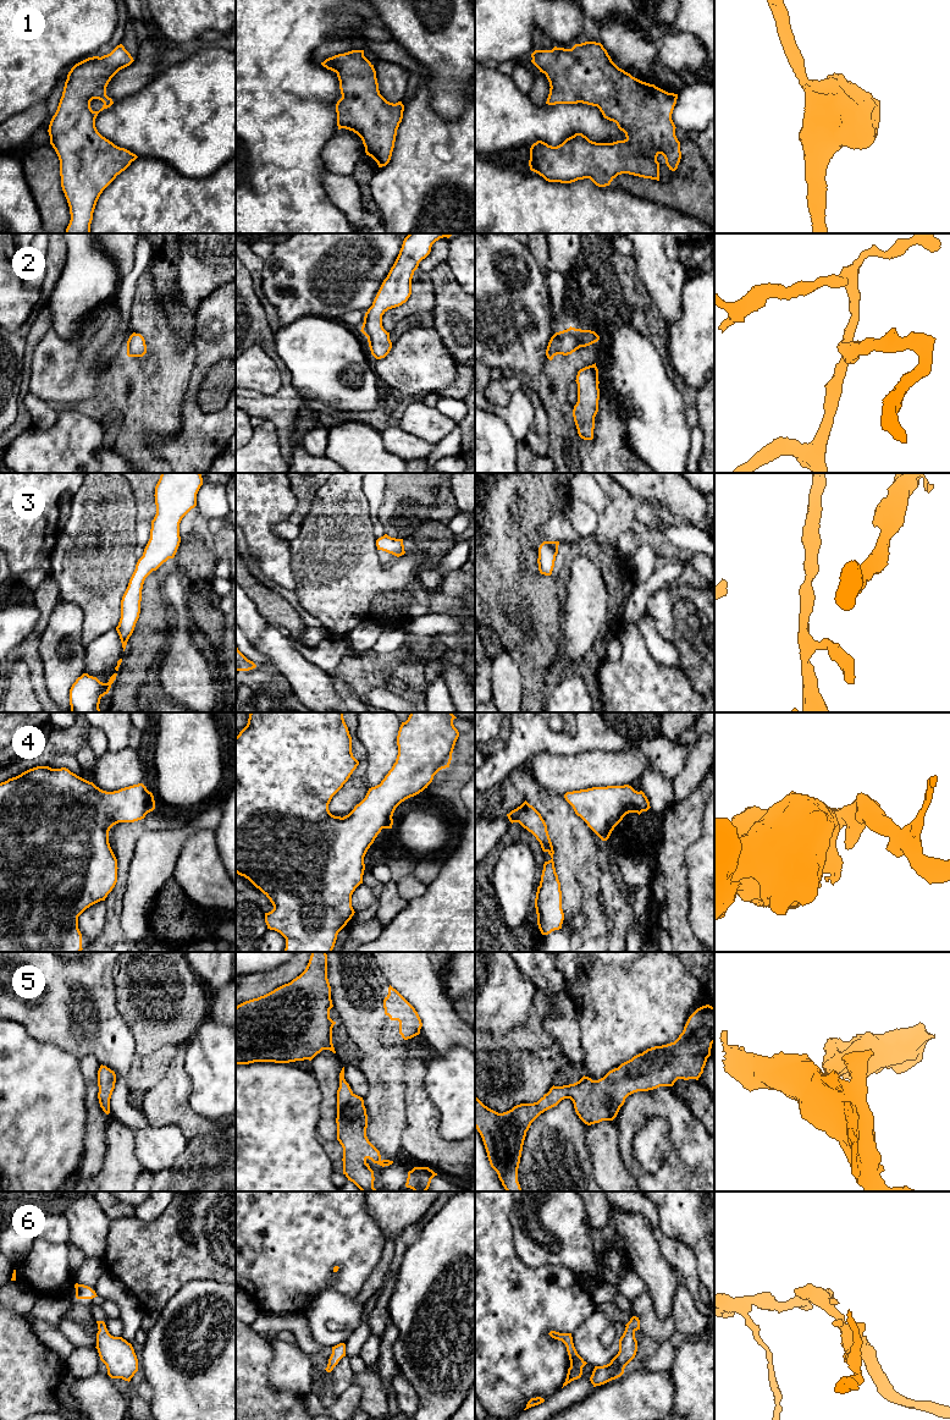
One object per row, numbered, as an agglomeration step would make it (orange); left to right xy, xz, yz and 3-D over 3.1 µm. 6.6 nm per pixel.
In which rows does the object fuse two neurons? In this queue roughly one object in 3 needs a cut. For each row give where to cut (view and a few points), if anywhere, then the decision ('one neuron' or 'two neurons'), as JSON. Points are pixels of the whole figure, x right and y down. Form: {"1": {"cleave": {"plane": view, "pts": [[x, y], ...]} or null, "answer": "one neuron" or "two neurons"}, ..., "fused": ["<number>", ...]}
{"1": {"cleave": null, "answer": "one neuron"}, "2": {"cleave": null, "answer": "one neuron"}, "3": {"cleave": null, "answer": "one neuron"}, "4": {"cleave": null, "answer": "one neuron"}, "5": {"cleave": null, "answer": "one neuron"}, "6": {"cleave": null, "answer": "one neuron"}, "fused": []}

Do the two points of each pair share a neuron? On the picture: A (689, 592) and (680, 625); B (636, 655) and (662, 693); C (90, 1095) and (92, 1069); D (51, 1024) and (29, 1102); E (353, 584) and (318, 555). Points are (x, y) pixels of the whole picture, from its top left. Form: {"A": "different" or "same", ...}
{"A": "different", "B": "same", "C": "same", "D": "different", "E": "same"}

